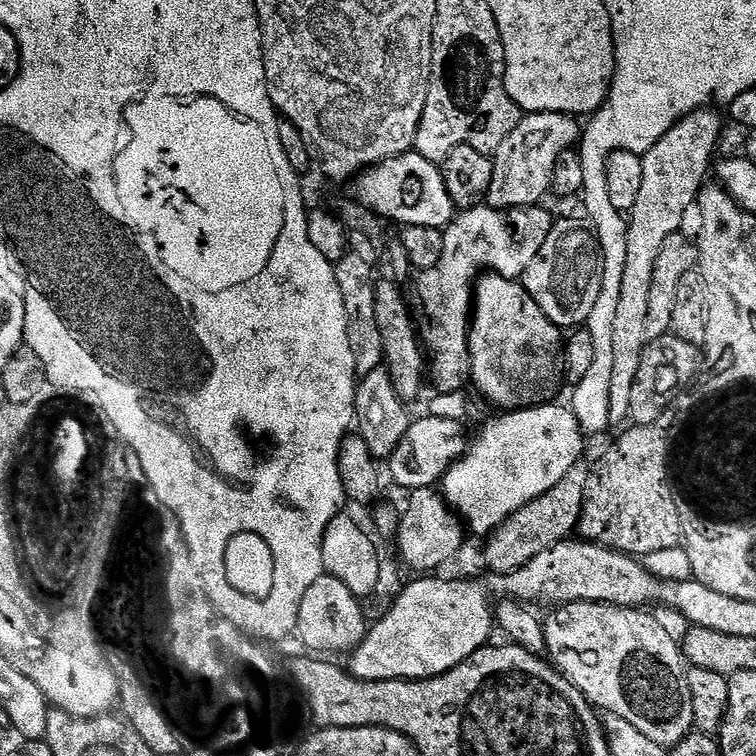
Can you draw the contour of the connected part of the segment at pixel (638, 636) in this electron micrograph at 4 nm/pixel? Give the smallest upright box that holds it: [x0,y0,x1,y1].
[544,600,694,750]

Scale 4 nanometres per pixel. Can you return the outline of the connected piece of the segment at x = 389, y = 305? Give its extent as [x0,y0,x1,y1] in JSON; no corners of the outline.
[374,279,426,402]

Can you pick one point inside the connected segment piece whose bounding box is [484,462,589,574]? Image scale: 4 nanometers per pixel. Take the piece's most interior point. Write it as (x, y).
(554, 517)

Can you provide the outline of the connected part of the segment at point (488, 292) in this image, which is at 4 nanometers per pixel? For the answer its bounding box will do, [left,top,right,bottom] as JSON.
[469,272,563,411]

